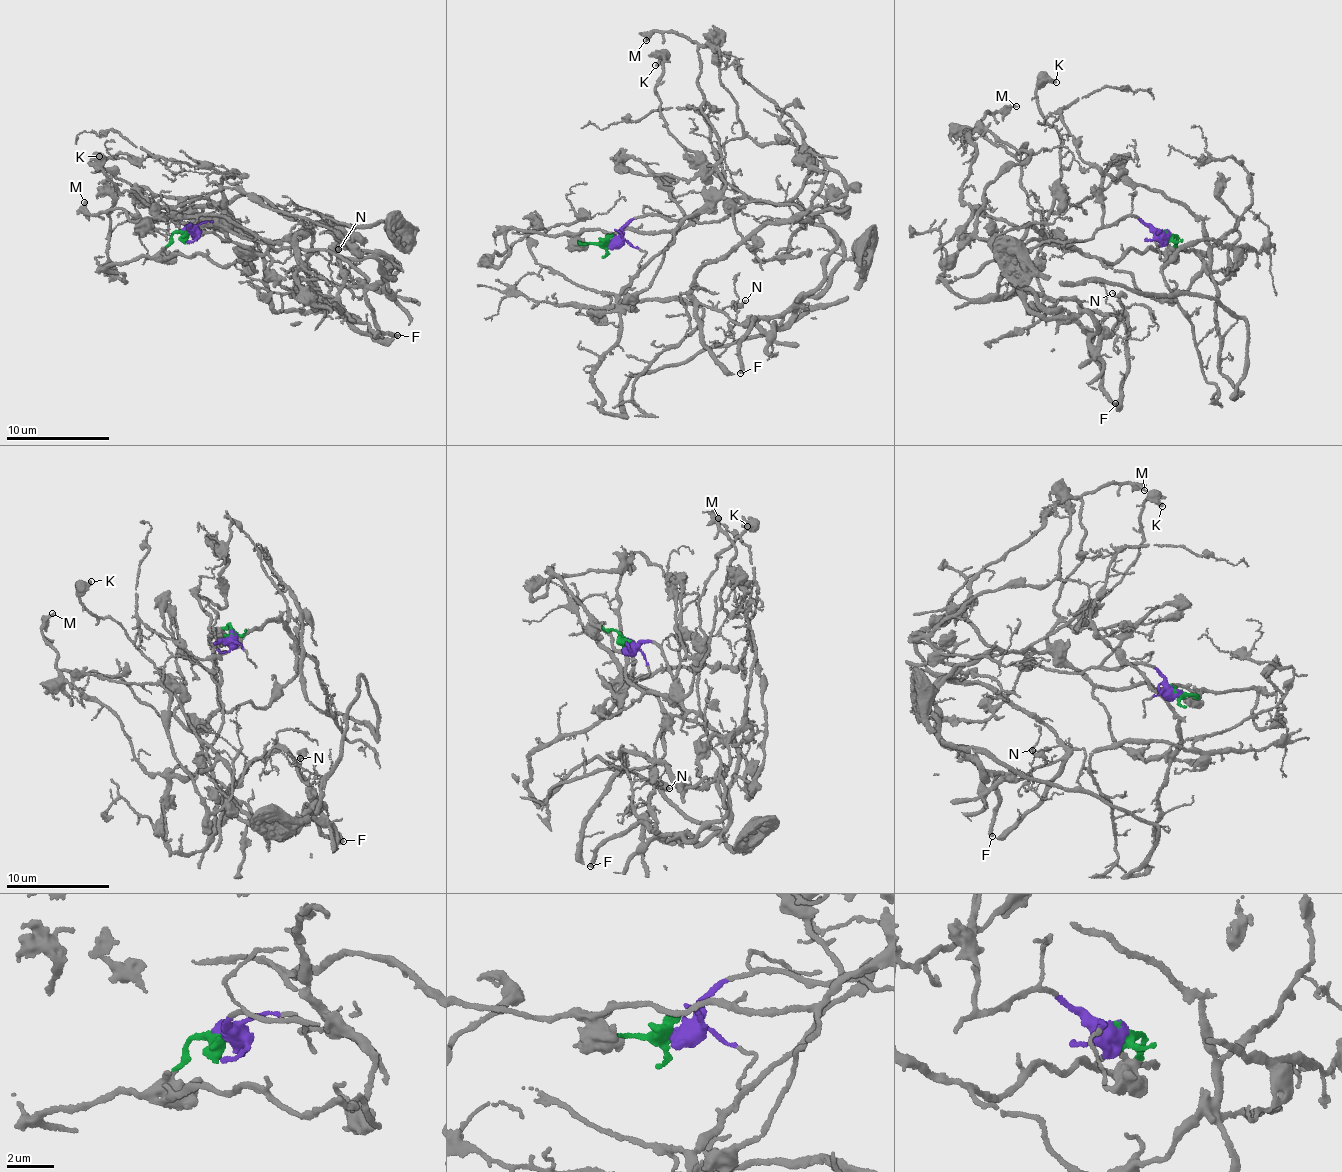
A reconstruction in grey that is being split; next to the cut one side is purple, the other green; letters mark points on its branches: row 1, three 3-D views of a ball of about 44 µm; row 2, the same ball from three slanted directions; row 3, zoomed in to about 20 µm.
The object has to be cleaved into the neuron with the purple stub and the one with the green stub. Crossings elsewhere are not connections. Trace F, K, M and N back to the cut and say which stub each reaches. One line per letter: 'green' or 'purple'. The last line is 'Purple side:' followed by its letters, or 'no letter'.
F: green
K: purple
M: green
N: green
Purple side: K

